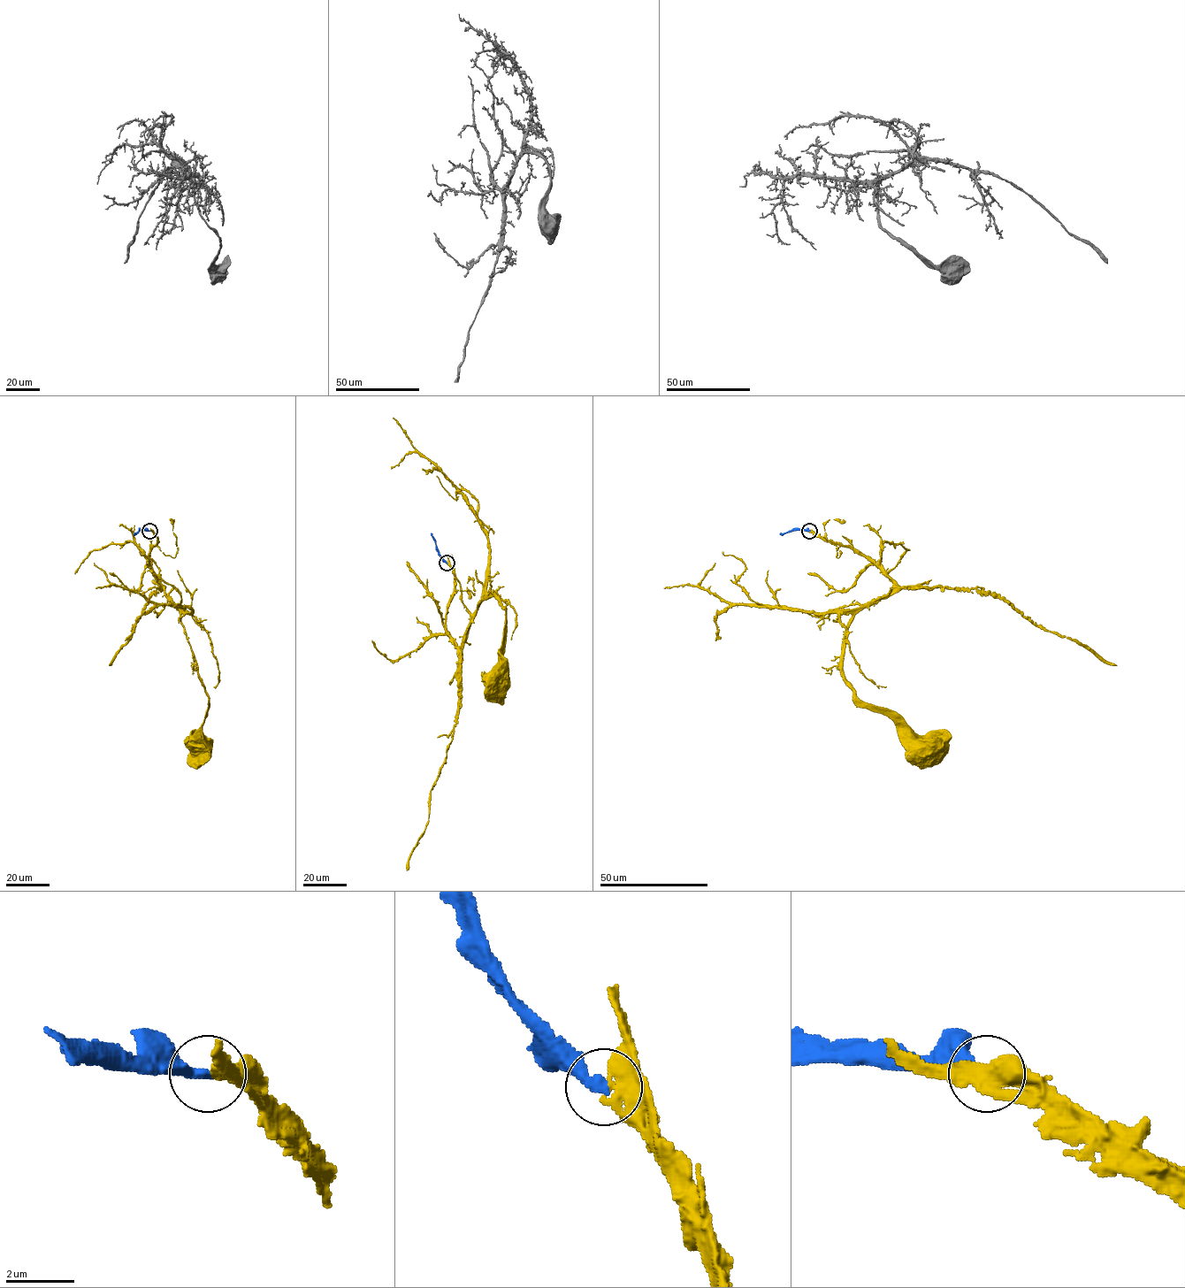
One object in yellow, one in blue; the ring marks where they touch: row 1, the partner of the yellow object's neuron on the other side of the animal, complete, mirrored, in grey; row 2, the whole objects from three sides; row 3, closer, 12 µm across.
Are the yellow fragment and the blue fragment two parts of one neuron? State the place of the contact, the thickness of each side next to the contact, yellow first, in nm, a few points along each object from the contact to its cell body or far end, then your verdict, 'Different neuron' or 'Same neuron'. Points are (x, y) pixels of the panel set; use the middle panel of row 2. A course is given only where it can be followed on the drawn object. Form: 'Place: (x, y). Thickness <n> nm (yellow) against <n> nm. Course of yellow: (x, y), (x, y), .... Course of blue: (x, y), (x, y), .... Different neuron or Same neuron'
Place: (447, 563). Thickness 440 nm (yellow) against 340 nm. Course of yellow: (447, 563), (454, 592), (446, 632), (456, 646), (483, 600), (494, 596), (506, 613), (499, 686). Course of blue: (447, 563), (431, 533). Same neuron

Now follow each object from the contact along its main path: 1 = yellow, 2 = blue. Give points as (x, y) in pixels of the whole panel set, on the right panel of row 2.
1: (809, 531), (858, 549), (892, 581), (886, 595), (855, 614), (843, 675), (860, 700), (883, 707), (933, 749)
2: (809, 531), (795, 530), (780, 534)

